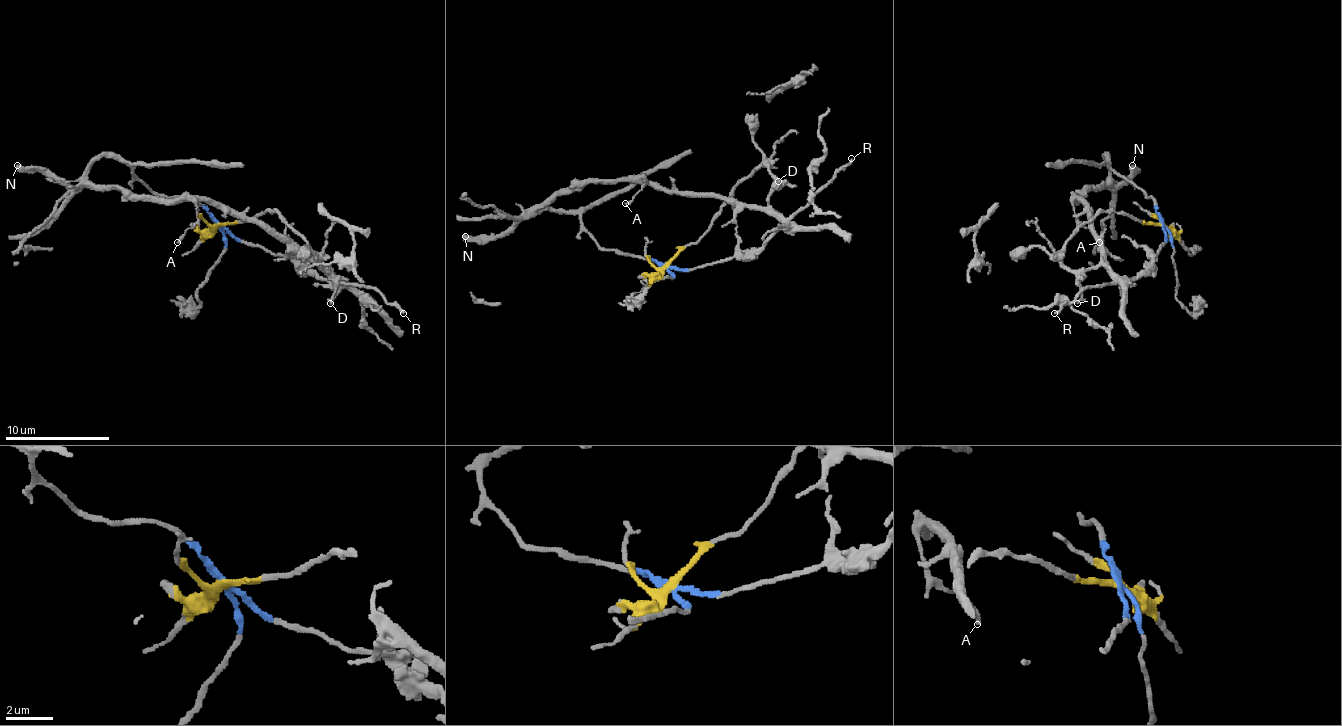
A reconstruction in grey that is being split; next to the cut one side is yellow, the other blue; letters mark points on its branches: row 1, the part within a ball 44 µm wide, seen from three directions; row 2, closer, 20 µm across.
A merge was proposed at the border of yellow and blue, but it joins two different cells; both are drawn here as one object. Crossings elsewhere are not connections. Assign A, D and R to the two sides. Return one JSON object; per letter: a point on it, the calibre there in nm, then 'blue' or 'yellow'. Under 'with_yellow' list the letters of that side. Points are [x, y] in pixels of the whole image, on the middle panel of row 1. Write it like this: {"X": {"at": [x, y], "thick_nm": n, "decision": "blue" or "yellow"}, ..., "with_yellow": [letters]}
{"A": {"at": [625, 203], "thick_nm": 190, "decision": "yellow"}, "D": {"at": [778, 181], "thick_nm": 200, "decision": "yellow"}, "R": {"at": [851, 158], "thick_nm": 180, "decision": "blue"}, "with_yellow": ["A", "D"]}

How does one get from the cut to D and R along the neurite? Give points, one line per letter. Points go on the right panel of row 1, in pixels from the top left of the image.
D: (1163, 225), (1121, 212), (1097, 212), (1084, 222), (1066, 243), (1063, 259), (1079, 280), (1076, 303)
R: (1163, 225), (1165, 240), (1152, 261), (1136, 277), (1087, 288), (1055, 314)

